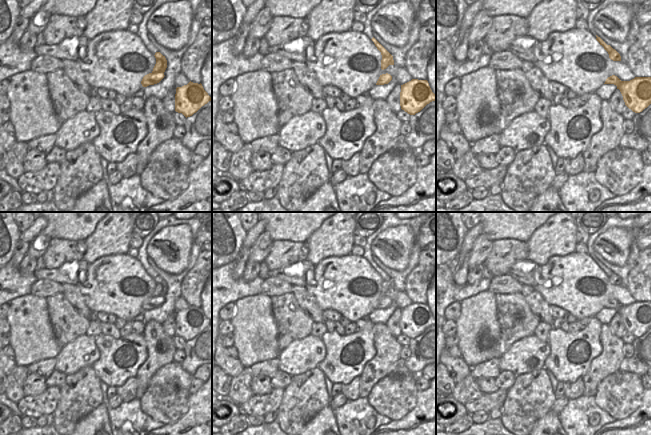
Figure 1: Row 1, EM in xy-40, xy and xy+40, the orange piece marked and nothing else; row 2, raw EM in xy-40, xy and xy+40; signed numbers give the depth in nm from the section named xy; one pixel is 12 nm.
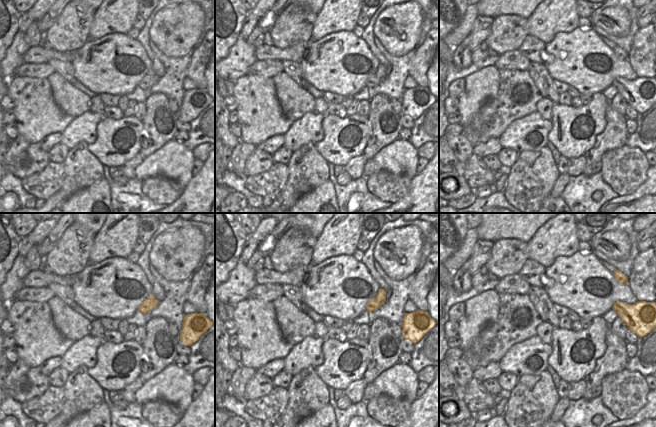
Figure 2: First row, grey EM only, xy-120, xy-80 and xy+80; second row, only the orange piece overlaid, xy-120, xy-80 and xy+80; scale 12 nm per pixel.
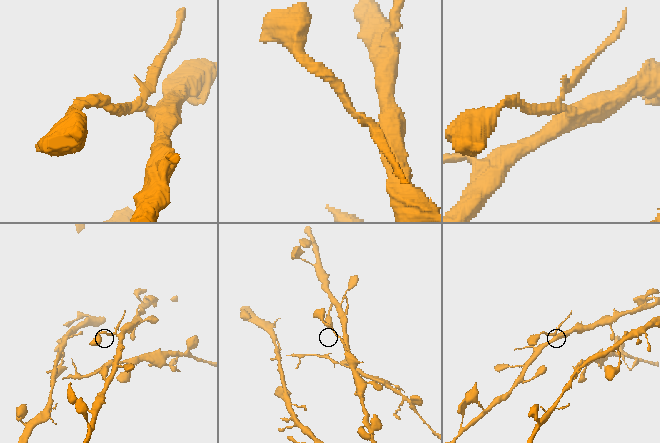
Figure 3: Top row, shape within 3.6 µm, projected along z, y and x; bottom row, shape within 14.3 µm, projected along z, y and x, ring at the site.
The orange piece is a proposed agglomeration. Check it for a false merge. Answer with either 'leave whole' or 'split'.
split

